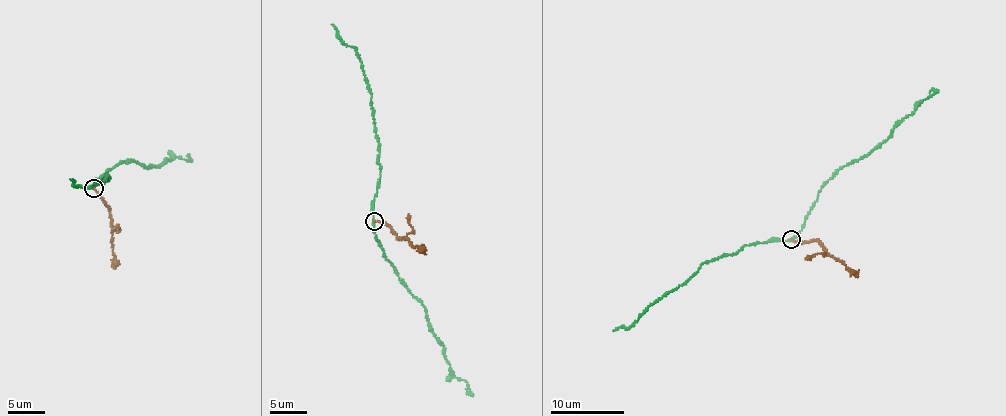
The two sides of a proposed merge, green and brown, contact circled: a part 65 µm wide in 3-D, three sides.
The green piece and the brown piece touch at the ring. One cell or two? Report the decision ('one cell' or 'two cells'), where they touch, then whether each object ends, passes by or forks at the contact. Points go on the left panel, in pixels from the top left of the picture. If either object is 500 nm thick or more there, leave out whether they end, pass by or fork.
two cells | (94, 188) | green passes by | brown ends

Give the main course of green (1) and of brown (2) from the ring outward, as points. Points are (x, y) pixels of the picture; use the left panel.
1: (94, 188), (97, 180), (117, 165), (133, 161), (150, 168), (175, 157), (189, 159), (186, 156)
2: (94, 188), (110, 212), (112, 253), (119, 264)

